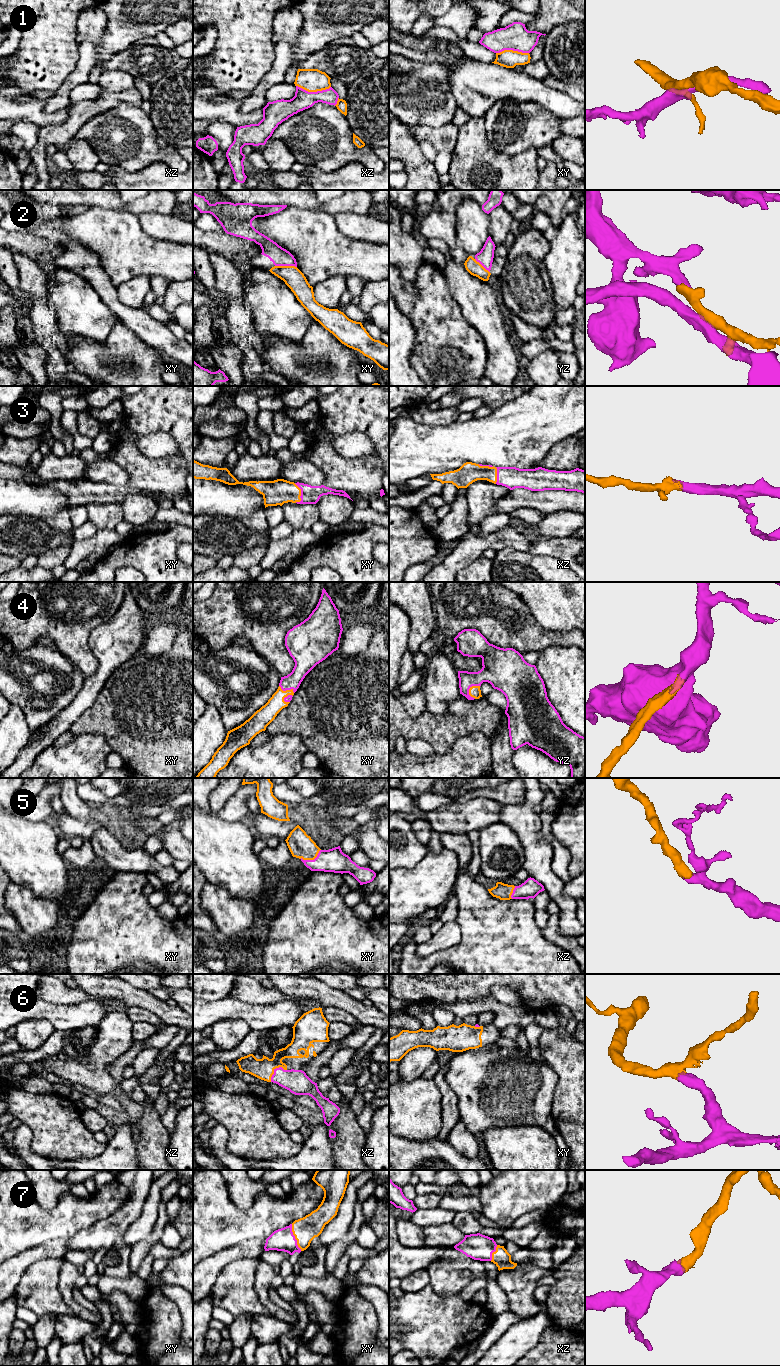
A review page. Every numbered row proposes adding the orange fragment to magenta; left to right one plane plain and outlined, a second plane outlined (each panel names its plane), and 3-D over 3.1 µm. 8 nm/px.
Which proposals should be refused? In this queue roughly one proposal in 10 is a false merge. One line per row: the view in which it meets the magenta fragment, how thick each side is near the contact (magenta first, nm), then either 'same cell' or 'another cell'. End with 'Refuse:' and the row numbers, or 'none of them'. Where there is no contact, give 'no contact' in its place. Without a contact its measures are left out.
1: meets magenta in xz; 150 nm thick on the magenta side, 190 nm on the other; another cell
2: meets magenta in xy; 150 nm thick on the magenta side, 160 nm on the other; same cell
3: meets magenta in xy; 140 nm thick on the magenta side, 200 nm on the other; same cell
4: meets magenta in yz; 220 nm thick on the magenta side, 90 nm on the other; same cell
5: meets magenta in xy; 190 nm thick on the magenta side, 200 nm on the other; same cell
6: meets magenta in xz; 190 nm thick on the magenta side, 160 nm on the other; same cell
7: meets magenta in xy; 180 nm thick on the magenta side, 200 nm on the other; same cell
Refuse: 1

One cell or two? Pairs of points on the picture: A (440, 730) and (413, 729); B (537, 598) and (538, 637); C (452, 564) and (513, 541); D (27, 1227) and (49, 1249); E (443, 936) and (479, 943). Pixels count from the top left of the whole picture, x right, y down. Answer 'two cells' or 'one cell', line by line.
A: one cell
B: two cells
C: one cell
D: two cells
E: two cells

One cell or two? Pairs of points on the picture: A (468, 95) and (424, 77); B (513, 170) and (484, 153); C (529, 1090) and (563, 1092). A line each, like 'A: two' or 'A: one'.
A: two
B: one
C: two

